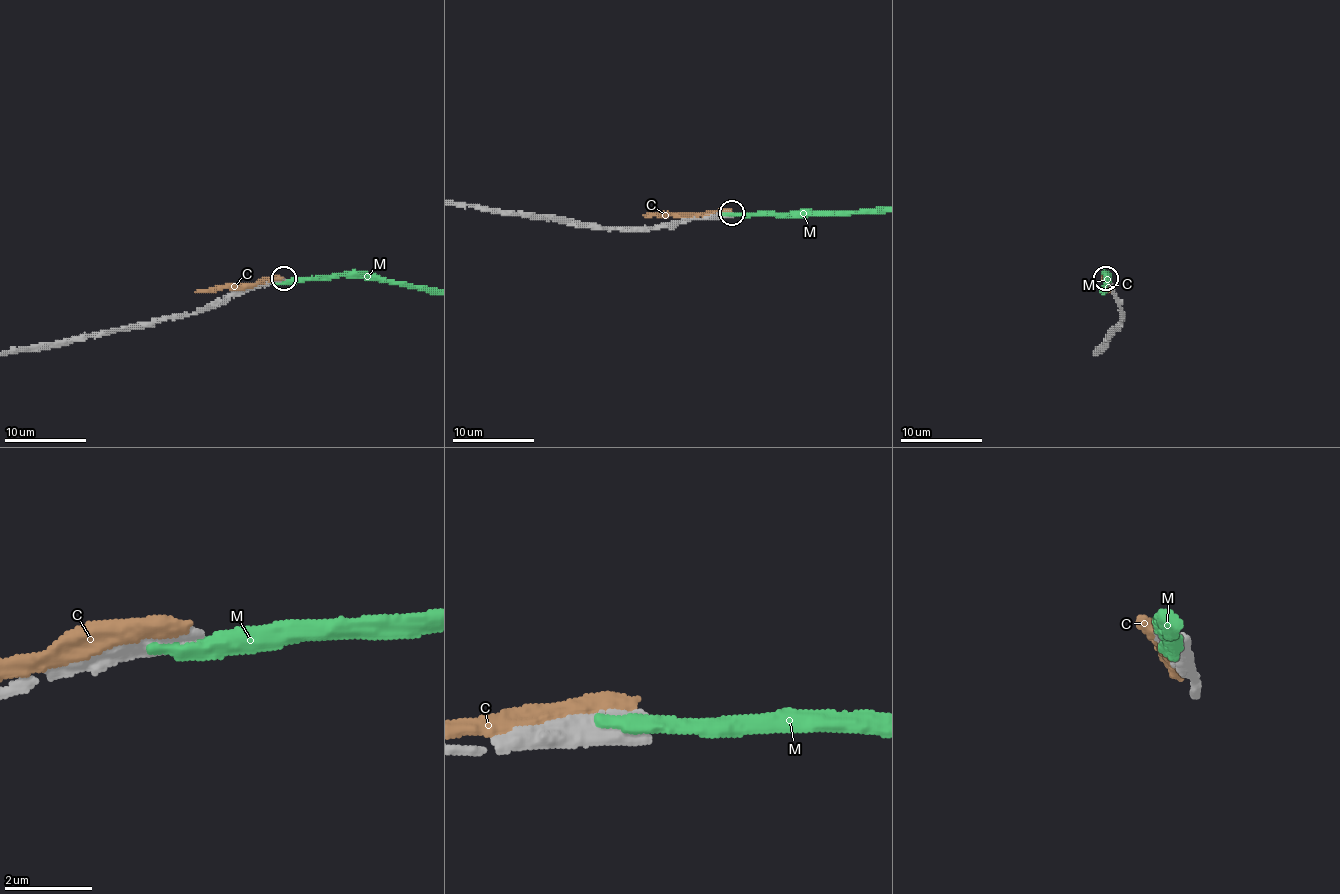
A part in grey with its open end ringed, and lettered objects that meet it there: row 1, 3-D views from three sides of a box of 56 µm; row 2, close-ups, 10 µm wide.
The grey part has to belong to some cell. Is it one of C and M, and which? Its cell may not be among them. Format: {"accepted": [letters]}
{"accepted": []}

